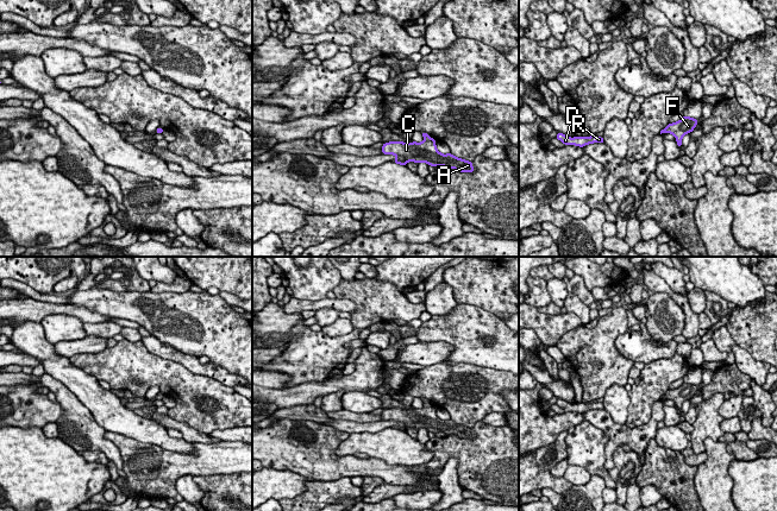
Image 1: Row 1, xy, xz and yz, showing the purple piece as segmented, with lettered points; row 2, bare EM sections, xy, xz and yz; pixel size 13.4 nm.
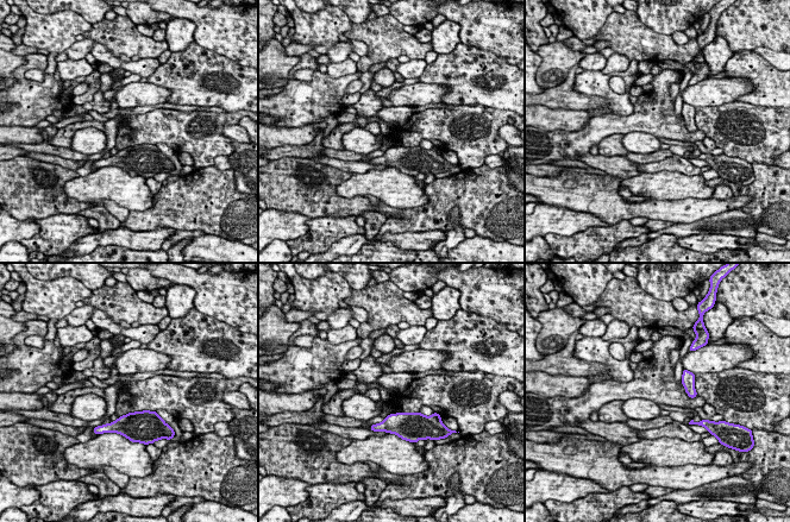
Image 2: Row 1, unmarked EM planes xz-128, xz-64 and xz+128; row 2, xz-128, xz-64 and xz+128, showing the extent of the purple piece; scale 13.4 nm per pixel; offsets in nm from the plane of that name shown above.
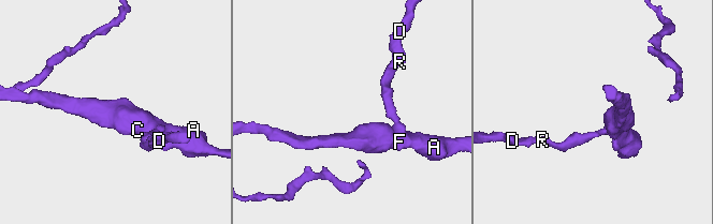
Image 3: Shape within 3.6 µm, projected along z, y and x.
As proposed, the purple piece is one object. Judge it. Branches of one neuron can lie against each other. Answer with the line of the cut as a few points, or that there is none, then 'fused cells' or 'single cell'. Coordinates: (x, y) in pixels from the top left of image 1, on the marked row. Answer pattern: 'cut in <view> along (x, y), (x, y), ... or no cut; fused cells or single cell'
no cut; single cell

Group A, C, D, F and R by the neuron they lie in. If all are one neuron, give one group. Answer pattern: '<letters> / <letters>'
A C D F R

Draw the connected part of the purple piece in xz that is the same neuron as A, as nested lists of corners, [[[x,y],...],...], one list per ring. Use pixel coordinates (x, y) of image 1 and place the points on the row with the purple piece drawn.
[[[421,132],[422,143],[402,143],[389,141],[382,145],[382,154],[395,154],[397,158],[393,163],[406,165],[408,162],[421,163],[426,162],[431,166],[445,166],[446,169],[456,169],[460,172],[474,172],[472,162],[455,157],[452,153],[440,153],[436,144],[426,132]]]

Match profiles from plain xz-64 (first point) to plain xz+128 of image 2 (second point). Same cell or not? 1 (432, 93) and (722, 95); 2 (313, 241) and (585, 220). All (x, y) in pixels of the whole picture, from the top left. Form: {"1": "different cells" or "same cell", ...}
{"1": "same cell", "2": "different cells"}

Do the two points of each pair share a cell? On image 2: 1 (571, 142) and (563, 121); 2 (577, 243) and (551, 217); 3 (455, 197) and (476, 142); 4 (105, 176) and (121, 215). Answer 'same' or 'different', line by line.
1: different
2: different
3: different
4: different

